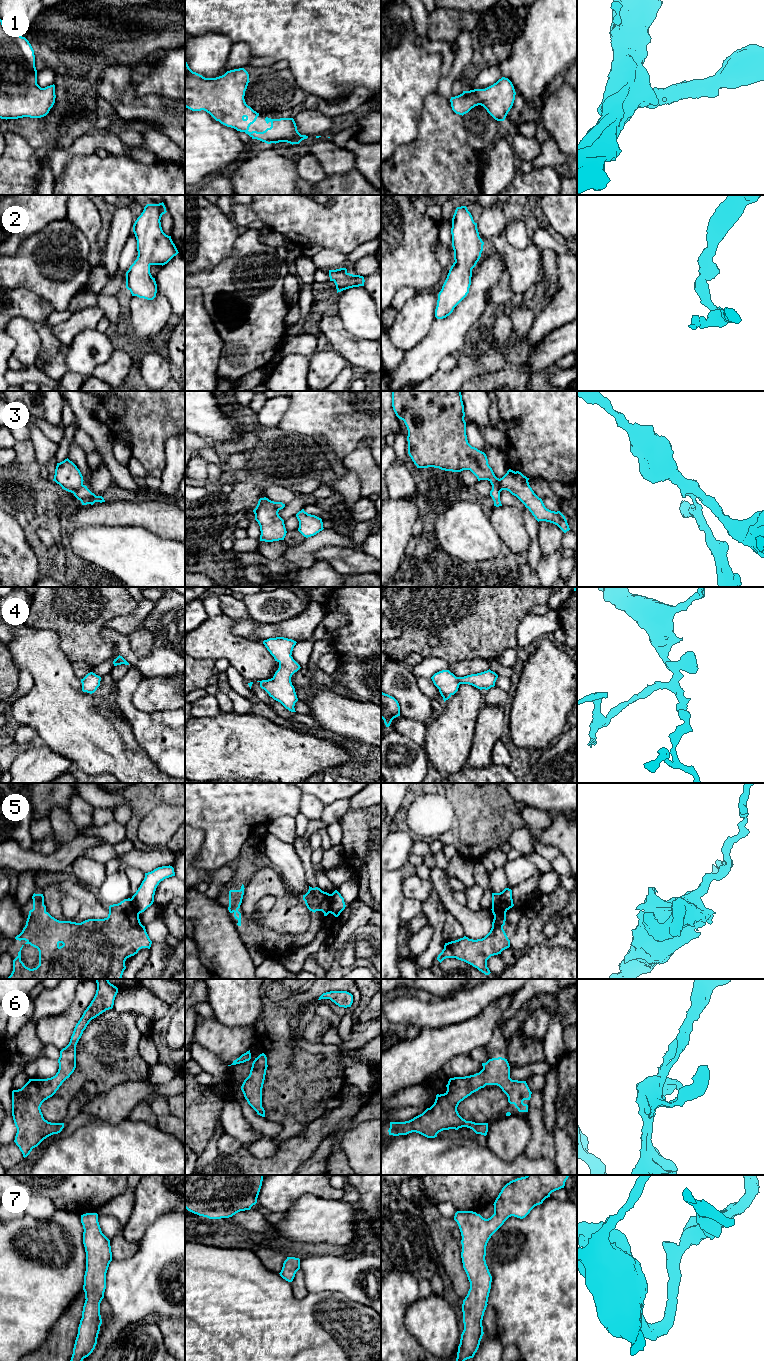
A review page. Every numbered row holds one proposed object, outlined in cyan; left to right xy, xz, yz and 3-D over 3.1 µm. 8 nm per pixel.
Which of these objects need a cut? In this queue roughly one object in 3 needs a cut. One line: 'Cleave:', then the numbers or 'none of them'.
Cleave: 3, 5

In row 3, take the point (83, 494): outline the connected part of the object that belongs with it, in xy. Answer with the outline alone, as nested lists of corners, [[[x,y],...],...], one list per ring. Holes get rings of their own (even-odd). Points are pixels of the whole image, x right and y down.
[[[82,485],[79,489],[74,491],[73,494],[78,500],[81,501],[82,505],[93,505],[95,502],[105,502],[102,496],[96,496],[85,485]]]

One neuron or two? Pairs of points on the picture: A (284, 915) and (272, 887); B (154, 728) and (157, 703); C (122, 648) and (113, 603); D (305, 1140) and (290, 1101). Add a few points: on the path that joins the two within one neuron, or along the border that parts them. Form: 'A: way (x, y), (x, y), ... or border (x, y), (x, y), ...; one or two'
A: way (283, 908), (283, 898), (279, 894); one
B: border (133, 705), (144, 712), (174, 710); two
C: border (103, 625), (100, 636), (109, 639), (114, 648); two
D: border (320, 1117), (315, 1119), (303, 1131), (281, 1143); two

